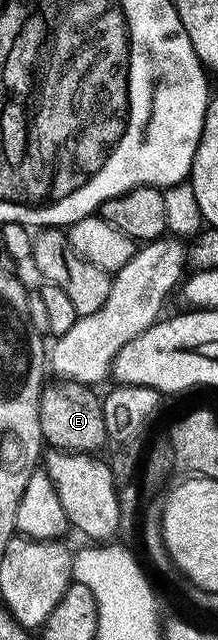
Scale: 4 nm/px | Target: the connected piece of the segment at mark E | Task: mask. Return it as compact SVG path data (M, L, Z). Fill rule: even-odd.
M55 380L52 386L51 383L44 385L43 395L39 397L39 415L43 441L50 449L95 456L103 445L108 445L103 400L91 390L94 389L90 385L66 380Z

